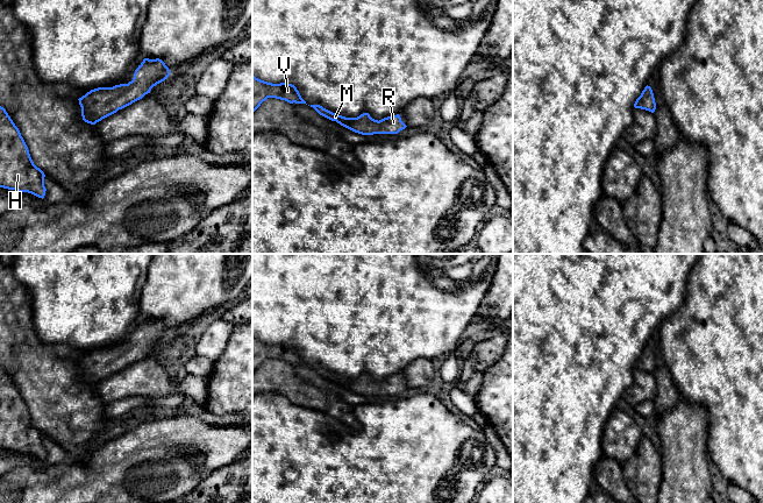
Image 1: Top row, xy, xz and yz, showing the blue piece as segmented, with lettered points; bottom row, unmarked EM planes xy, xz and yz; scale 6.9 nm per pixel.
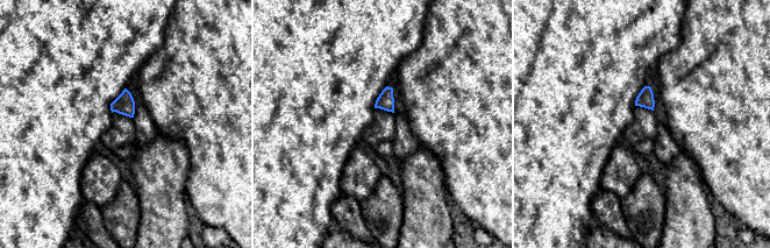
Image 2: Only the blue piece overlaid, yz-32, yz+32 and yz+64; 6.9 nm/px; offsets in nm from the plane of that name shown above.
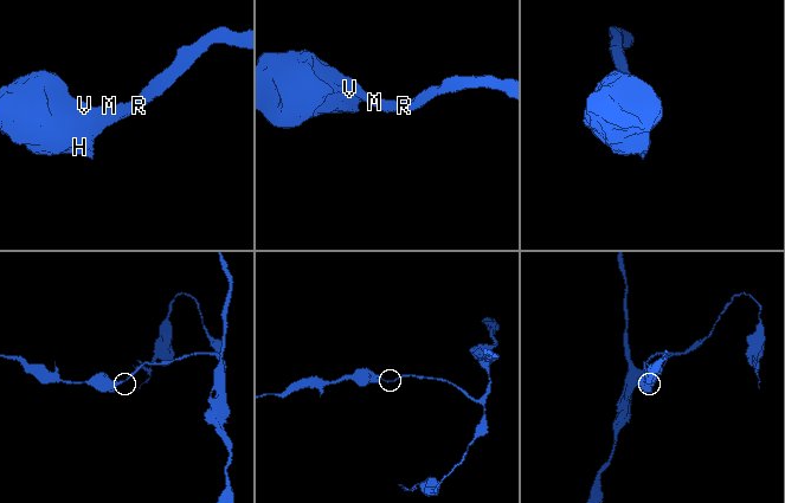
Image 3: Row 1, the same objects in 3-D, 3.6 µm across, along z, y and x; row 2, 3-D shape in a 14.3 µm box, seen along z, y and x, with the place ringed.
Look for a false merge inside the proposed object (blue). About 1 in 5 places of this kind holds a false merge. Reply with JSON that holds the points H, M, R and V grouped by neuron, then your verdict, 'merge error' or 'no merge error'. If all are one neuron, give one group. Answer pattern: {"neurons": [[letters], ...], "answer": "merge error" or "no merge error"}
{"neurons": [["H", "M", "R", "V"]], "answer": "no merge error"}

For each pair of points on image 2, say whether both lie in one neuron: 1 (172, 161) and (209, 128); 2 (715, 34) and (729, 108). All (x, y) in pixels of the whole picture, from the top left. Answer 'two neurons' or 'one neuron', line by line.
1: two neurons
2: one neuron

